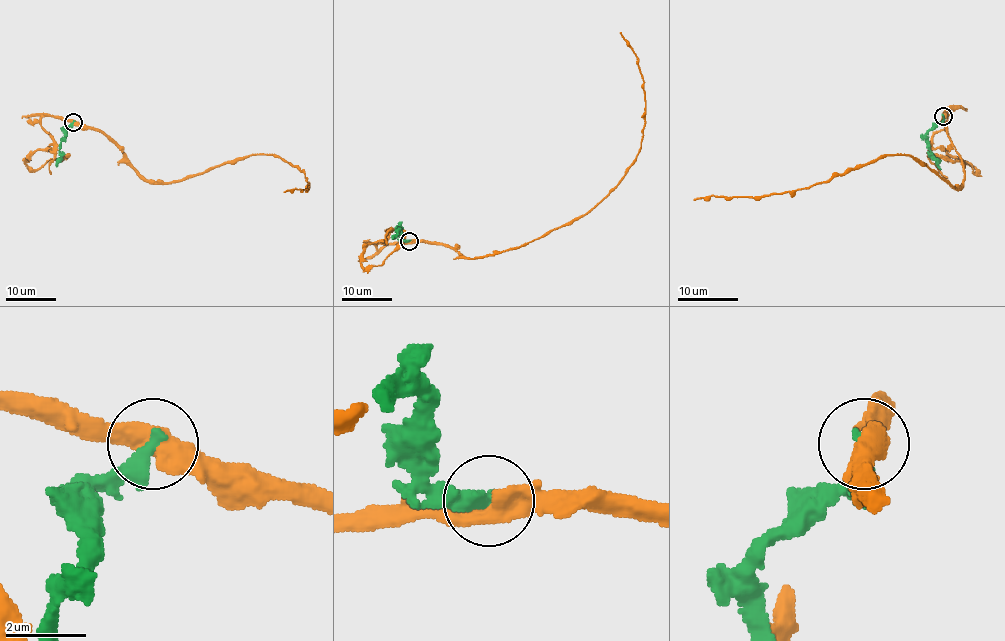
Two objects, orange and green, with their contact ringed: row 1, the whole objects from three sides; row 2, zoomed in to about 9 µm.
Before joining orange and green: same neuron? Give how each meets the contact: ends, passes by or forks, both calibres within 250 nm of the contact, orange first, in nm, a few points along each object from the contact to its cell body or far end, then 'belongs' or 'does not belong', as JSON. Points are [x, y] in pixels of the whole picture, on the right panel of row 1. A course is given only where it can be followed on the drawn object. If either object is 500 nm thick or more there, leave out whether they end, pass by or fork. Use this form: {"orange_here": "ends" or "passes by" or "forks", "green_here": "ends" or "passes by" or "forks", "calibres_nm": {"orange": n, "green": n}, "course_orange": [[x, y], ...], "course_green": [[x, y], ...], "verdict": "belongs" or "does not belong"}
{"calibres_nm": {"orange": 550, "green": 400}, "course_orange": [[944, 115], [947, 136], [963, 166], [960, 186], [954, 187], [910, 156], [882, 154], [807, 187], [694, 199]], "course_green": [[944, 115], [927, 135], [930, 153], [941, 169]], "verdict": "does not belong"}

